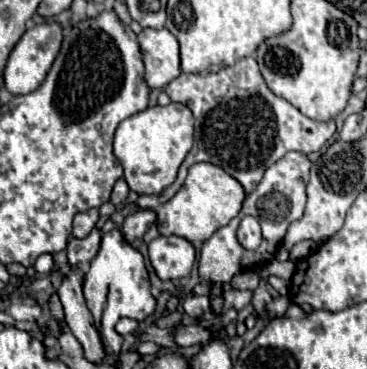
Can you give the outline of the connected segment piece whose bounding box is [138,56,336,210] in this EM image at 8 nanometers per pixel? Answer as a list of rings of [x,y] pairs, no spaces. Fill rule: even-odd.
[[[252,56],[236,62],[234,68],[224,68],[216,74],[206,74],[206,76],[180,74],[164,88],[164,92],[170,96],[172,102],[182,102],[192,110],[196,118],[194,146],[188,152],[186,160],[182,162],[176,180],[160,194],[140,196],[138,198],[140,208],[154,210],[156,206],[168,202],[184,184],[186,170],[196,162],[210,162],[220,166],[242,184],[246,194],[250,194],[258,186],[264,172],[286,152],[290,150],[298,150],[304,154],[316,152],[336,132],[332,120],[316,122],[304,116],[298,108],[294,108],[284,98],[276,98],[266,86],[260,68]],[[216,108],[226,108],[226,110],[216,110]]]

